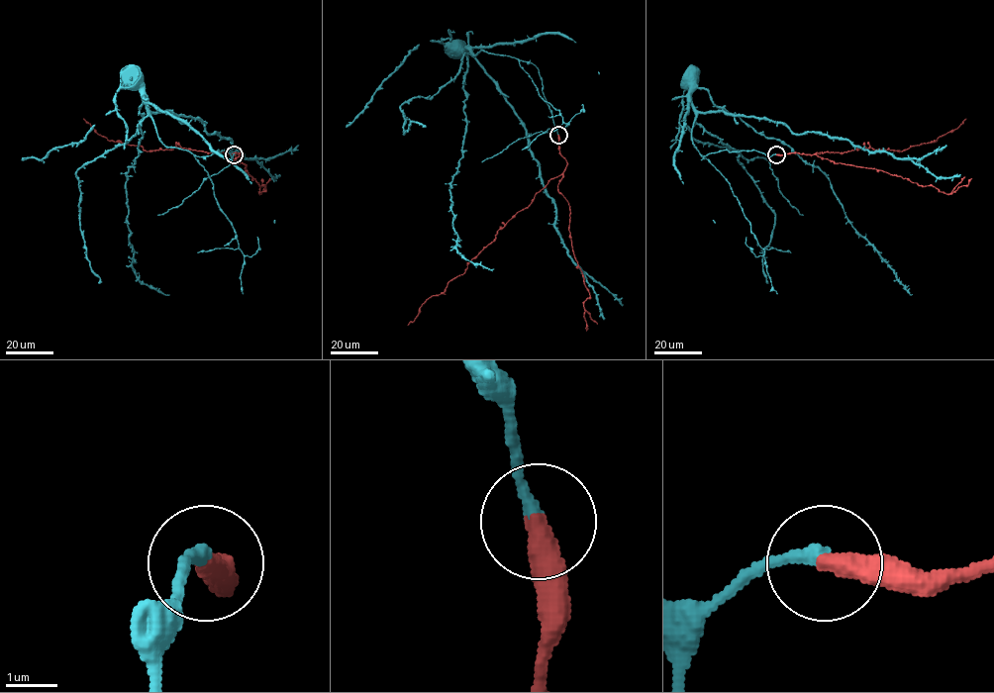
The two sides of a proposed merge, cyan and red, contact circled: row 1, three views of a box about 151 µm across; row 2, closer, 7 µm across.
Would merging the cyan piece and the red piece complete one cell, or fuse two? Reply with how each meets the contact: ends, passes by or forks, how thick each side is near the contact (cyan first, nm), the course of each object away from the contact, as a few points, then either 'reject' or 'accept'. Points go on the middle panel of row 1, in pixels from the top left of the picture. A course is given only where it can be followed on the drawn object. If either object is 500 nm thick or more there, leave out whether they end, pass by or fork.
cyan ends there; red ends there; 260 nm thick on the cyan side, 440 nm on the other; cyan runs (558, 135), (535, 65), (467, 50), (462, 157), (449, 189), (453, 229), (456, 249), (465, 259), (494, 269); red runs (558, 135), (565, 169), (500, 229), (444, 292), (428, 299), (408, 325); accept

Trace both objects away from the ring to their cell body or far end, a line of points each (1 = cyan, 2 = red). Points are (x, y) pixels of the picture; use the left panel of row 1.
1: (234, 154), (167, 147), (143, 88), (143, 137), (126, 182), (132, 268), (169, 295)
2: (234, 154), (175, 148), (147, 151), (141, 146), (109, 141), (83, 119)

